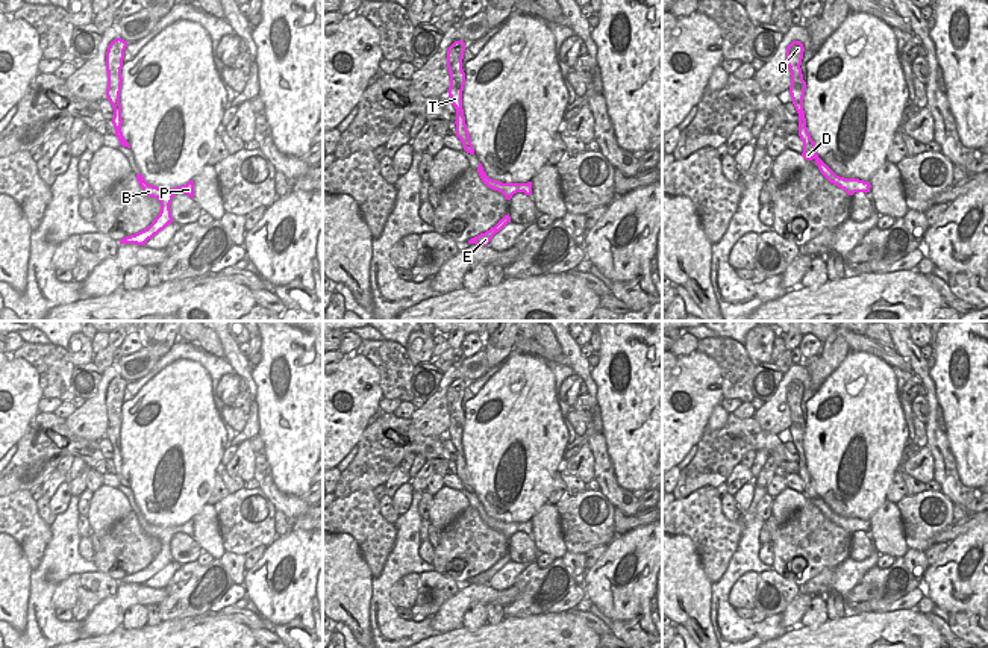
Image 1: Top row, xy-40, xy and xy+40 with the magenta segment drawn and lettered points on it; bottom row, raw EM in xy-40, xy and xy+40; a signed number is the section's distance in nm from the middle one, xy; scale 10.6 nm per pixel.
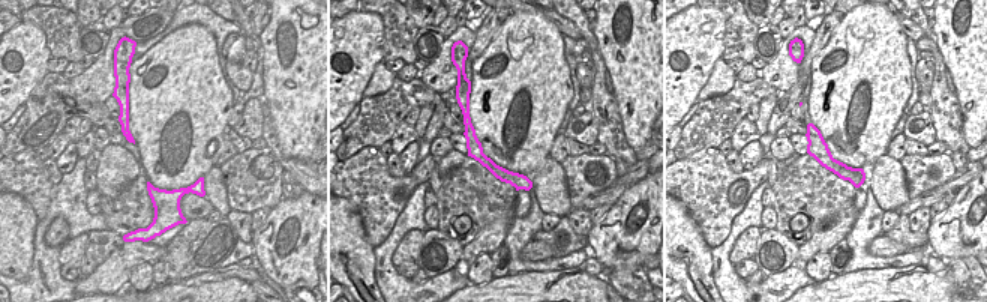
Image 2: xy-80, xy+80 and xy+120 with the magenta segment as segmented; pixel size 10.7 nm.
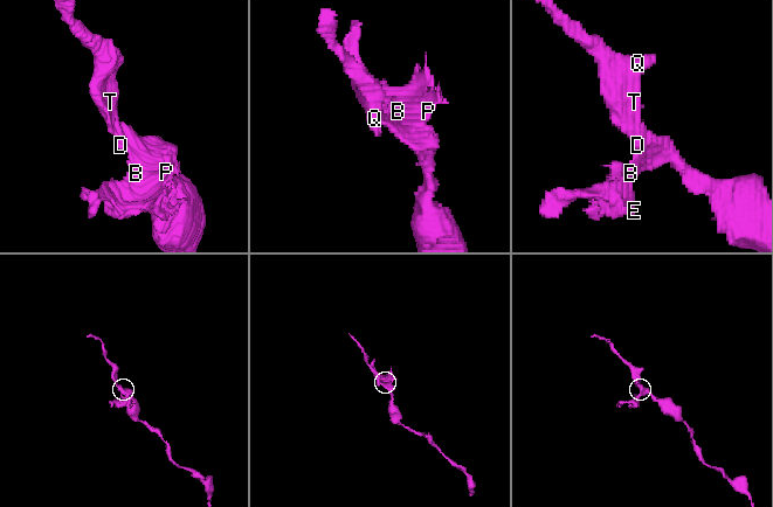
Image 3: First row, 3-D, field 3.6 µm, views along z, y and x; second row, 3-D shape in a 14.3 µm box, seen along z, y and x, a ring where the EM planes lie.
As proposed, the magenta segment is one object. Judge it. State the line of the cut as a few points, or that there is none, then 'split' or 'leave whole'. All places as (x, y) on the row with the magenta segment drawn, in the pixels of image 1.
cut xy+40 (819, 165), (829, 179), (846, 182); split

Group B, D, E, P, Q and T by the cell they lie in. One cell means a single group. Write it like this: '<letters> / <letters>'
B E P / D Q T

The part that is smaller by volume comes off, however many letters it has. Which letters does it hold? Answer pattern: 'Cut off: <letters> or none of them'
Cut off: B, E, P

